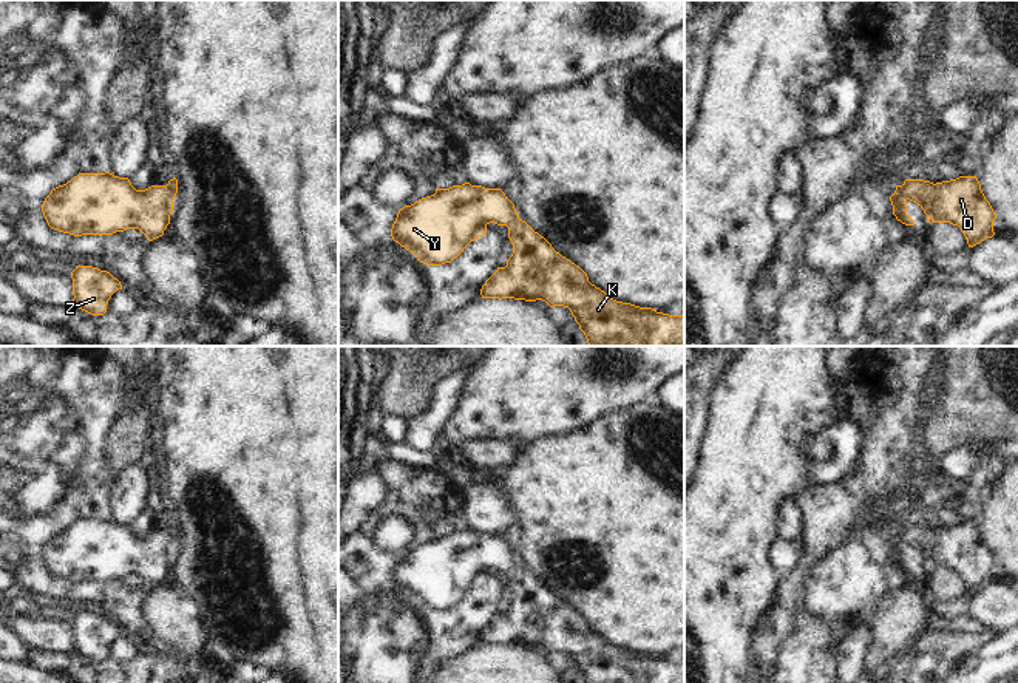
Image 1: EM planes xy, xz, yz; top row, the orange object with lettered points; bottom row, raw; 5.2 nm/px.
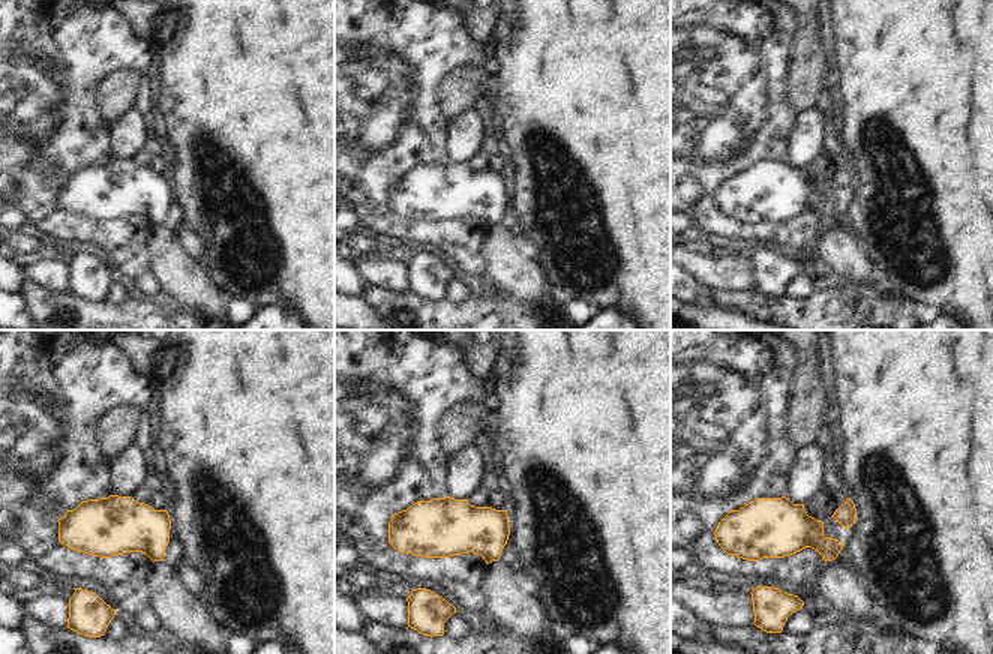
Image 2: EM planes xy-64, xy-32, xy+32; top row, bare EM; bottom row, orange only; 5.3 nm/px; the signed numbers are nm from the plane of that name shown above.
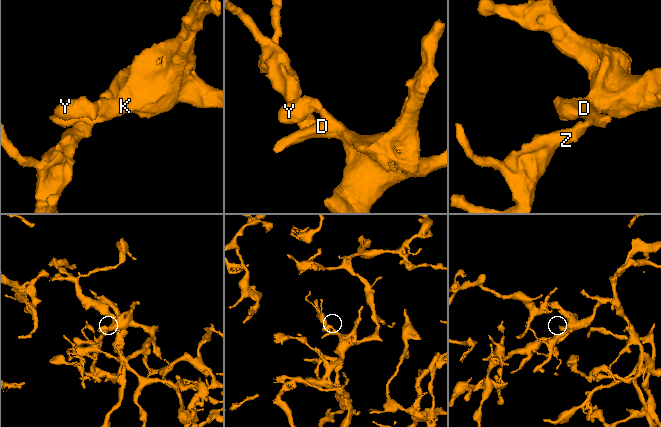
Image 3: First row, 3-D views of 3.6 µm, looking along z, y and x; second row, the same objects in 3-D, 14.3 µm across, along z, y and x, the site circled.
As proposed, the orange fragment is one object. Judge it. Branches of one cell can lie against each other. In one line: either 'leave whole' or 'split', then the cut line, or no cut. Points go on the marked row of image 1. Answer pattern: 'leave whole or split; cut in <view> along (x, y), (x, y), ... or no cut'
leave whole; no cut

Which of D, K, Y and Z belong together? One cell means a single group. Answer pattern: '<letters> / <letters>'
D K Y Z

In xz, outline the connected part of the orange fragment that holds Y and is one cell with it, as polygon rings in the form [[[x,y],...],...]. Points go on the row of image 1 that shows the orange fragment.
[[[470,182],[436,189],[434,195],[399,210],[391,236],[420,263],[442,266],[457,258],[471,241],[485,235],[490,223],[508,227],[513,253],[507,266],[497,267],[485,281],[480,289],[482,298],[542,300],[550,308],[568,308],[589,346],[684,346],[684,315],[669,315],[610,298],[589,281],[579,266],[556,252],[544,236],[522,221],[514,204],[501,189],[485,189]]]

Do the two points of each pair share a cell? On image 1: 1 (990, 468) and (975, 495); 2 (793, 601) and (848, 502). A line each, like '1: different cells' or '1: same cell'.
1: same cell
2: same cell

